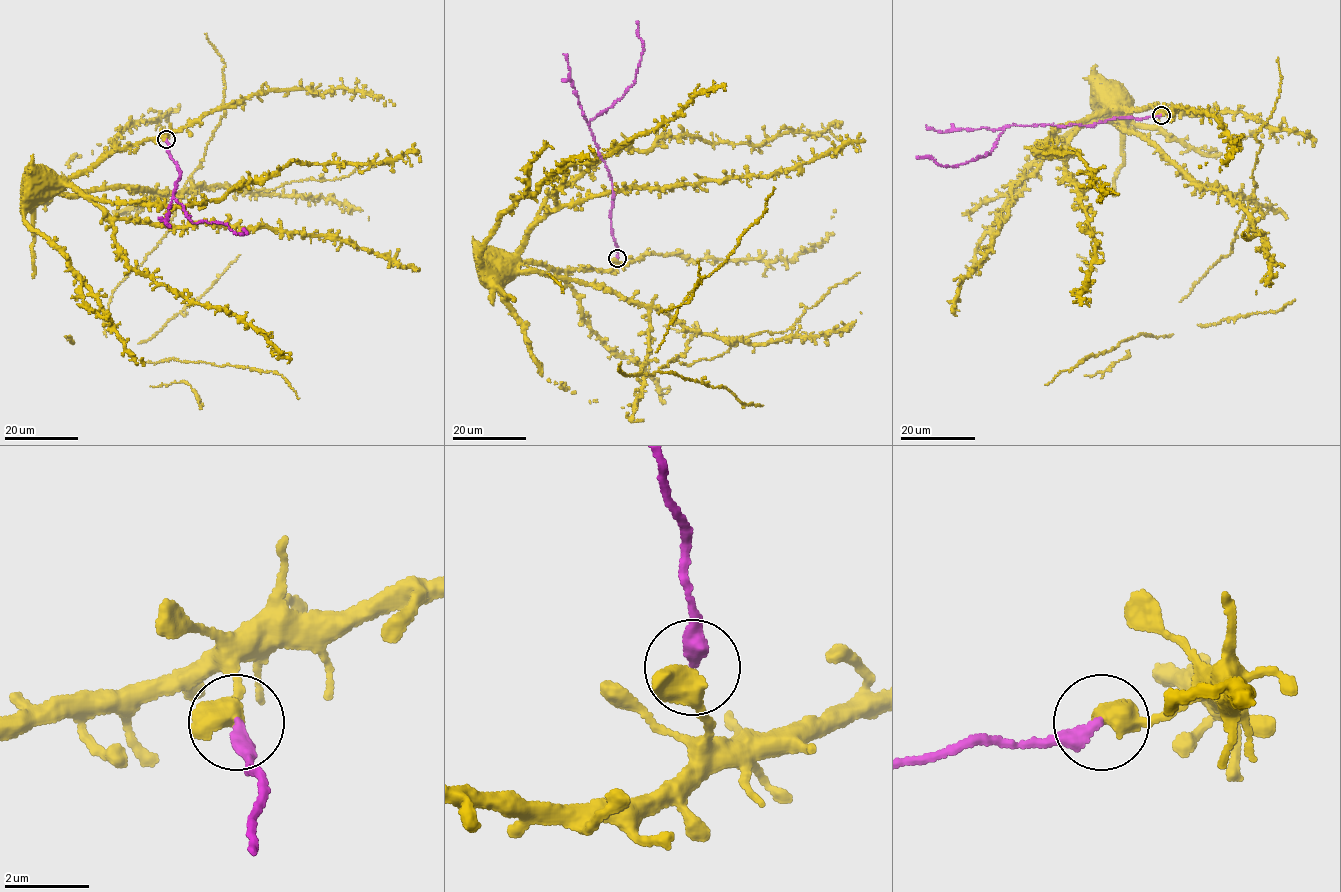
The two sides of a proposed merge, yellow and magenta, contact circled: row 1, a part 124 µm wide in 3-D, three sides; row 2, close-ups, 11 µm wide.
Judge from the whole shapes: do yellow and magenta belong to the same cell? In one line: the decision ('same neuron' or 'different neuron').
different neuron

